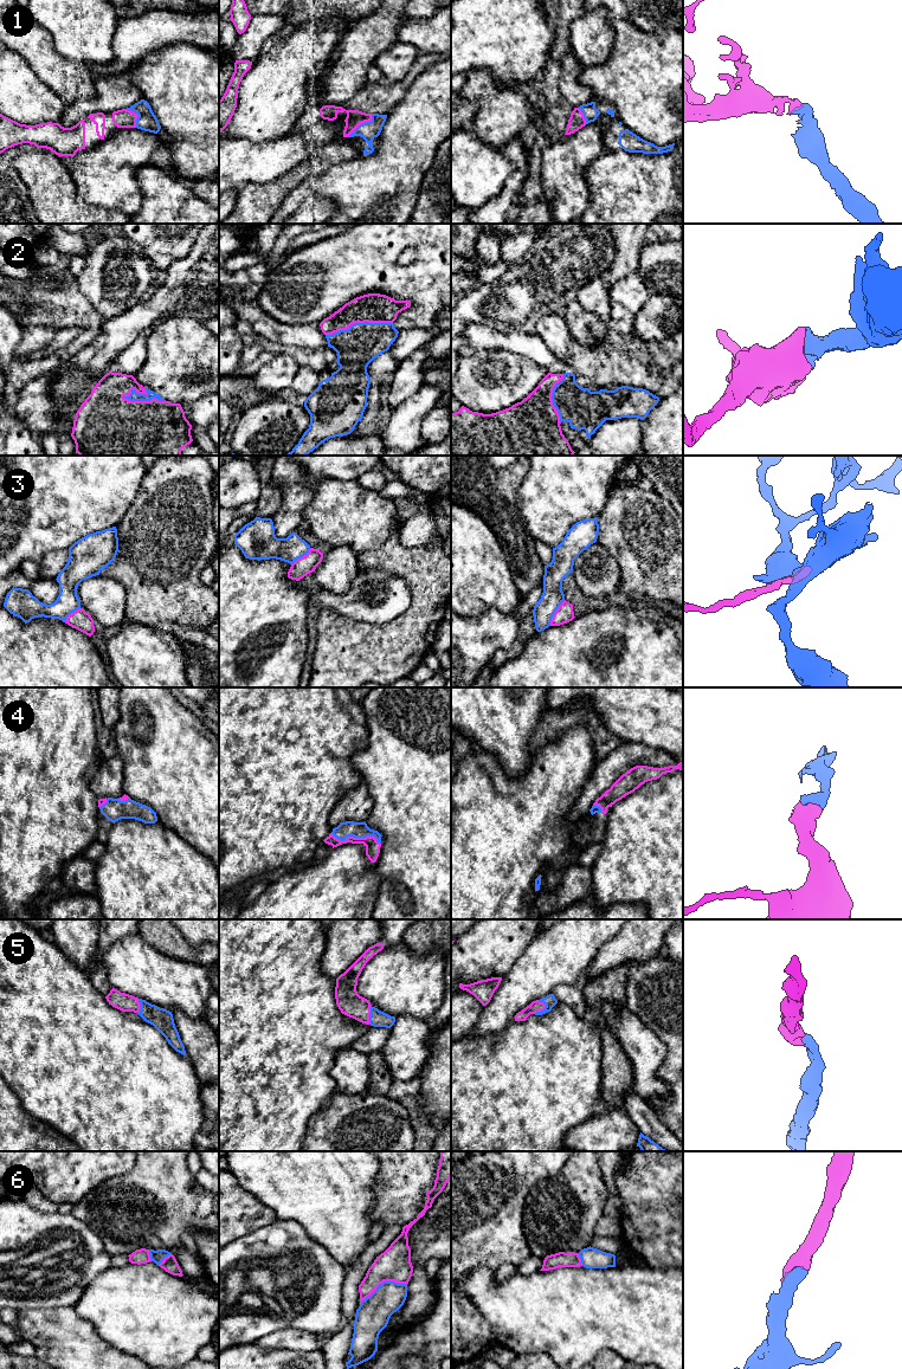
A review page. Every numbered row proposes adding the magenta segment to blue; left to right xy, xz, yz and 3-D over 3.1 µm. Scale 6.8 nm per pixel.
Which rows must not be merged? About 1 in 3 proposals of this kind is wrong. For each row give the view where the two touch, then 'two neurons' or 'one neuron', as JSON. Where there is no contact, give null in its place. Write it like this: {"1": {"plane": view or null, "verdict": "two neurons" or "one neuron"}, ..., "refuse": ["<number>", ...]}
{"1": {"plane": "xz", "verdict": "one neuron"}, "2": {"plane": "xy", "verdict": "one neuron"}, "3": {"plane": "yz", "verdict": "two neurons"}, "4": {"plane": "xz", "verdict": "one neuron"}, "5": {"plane": "yz", "verdict": "one neuron"}, "6": {"plane": "xz", "verdict": "one neuron"}, "refuse": ["3"]}

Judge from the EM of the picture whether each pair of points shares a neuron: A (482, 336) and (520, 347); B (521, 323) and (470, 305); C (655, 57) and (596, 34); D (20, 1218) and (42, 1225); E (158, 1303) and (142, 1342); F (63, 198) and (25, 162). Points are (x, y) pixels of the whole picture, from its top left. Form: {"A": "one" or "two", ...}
{"A": "one", "B": "one", "C": "two", "D": "one", "E": "one", "F": "one"}

